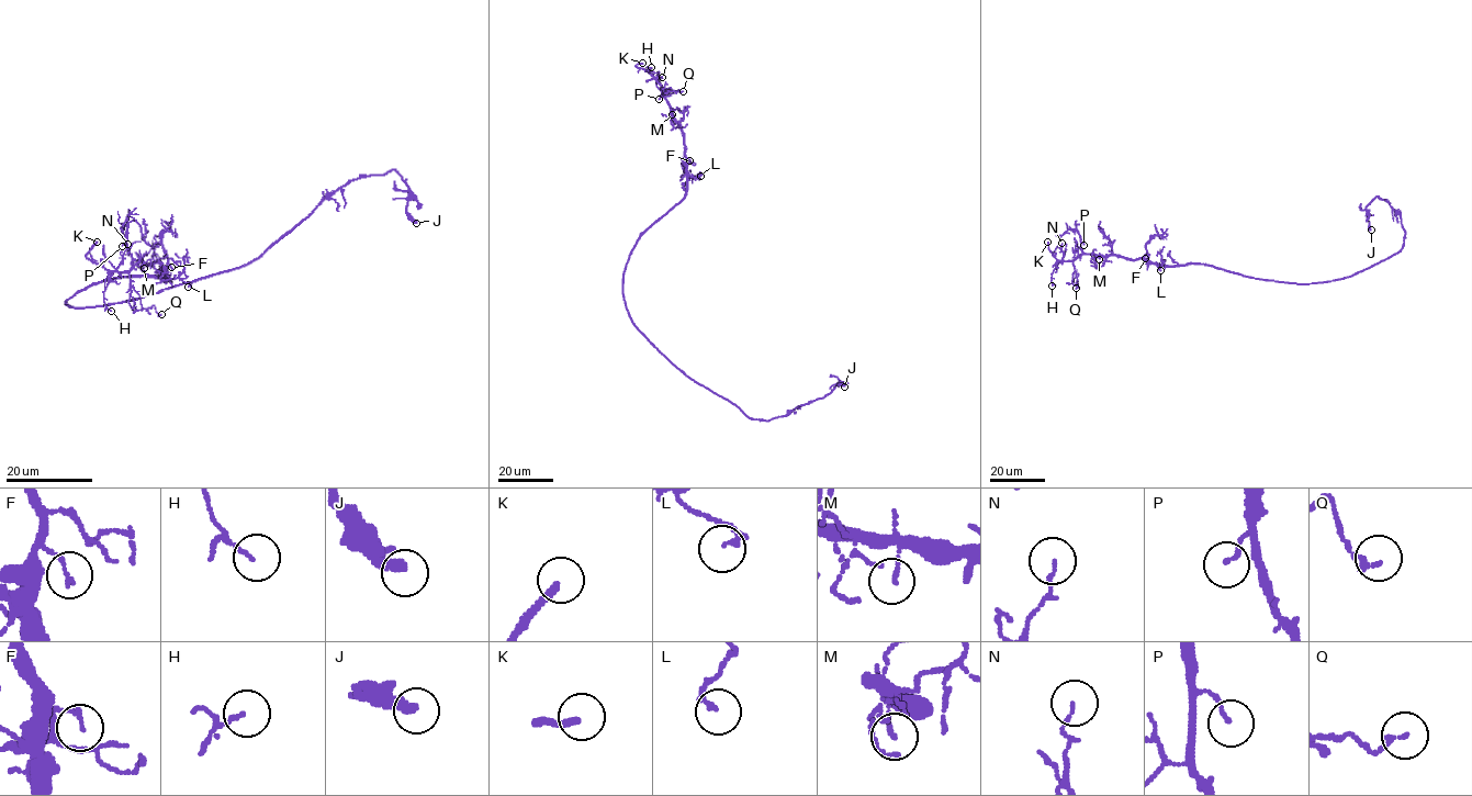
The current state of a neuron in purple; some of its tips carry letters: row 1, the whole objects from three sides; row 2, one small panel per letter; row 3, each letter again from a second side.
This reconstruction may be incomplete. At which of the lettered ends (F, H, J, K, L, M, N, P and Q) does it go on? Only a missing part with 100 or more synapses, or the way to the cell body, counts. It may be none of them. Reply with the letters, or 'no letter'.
K

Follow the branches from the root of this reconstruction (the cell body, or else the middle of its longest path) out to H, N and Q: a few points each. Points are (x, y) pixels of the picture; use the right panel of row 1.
H: (1299, 283), (1251, 278), (1206, 265), (1157, 266), (1142, 259), (1080, 254), (1071, 260), (1056, 262), (1052, 286)
N: (1299, 283), (1251, 278), (1206, 265), (1157, 266), (1142, 259), (1115, 255), (1080, 254), (1064, 260), (1062, 243)
Q: (1299, 283), (1251, 278), (1206, 265), (1157, 266), (1142, 259), (1080, 254), (1072, 261), (1076, 288)

